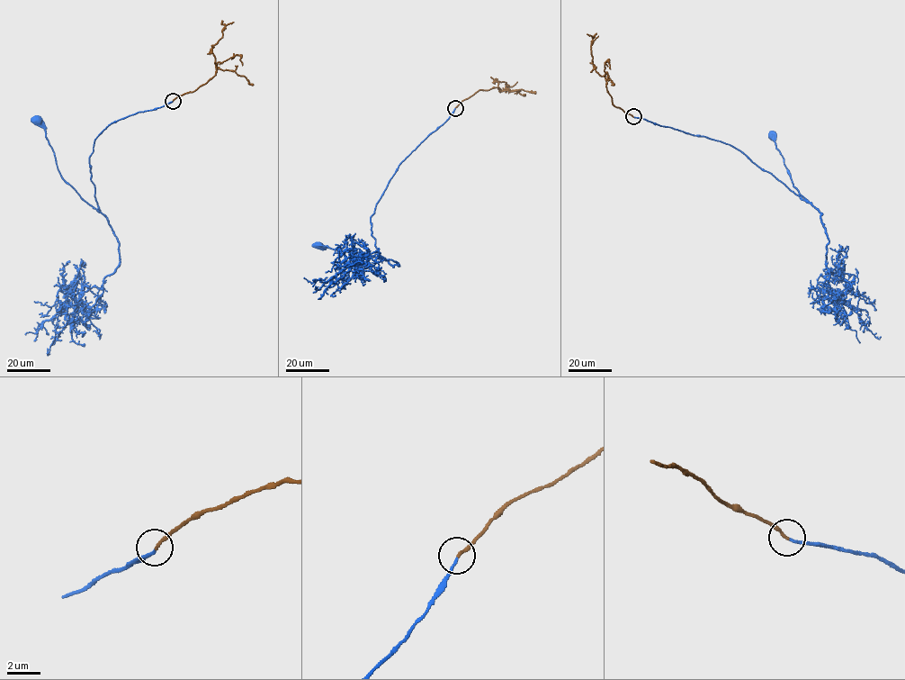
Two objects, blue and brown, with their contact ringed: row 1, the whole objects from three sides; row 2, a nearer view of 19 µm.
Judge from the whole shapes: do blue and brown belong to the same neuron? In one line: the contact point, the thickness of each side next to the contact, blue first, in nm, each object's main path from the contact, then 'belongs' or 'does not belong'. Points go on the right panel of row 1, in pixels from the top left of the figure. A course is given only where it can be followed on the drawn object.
(633, 116) | 140/180 nm | blue via (633, 117), (731, 145), (806, 201), (792, 185), (784, 158), (771, 135) | brown via (633, 117), (612, 102), (605, 78), (594, 68), (590, 50), (592, 38), (586, 33) | belongs

